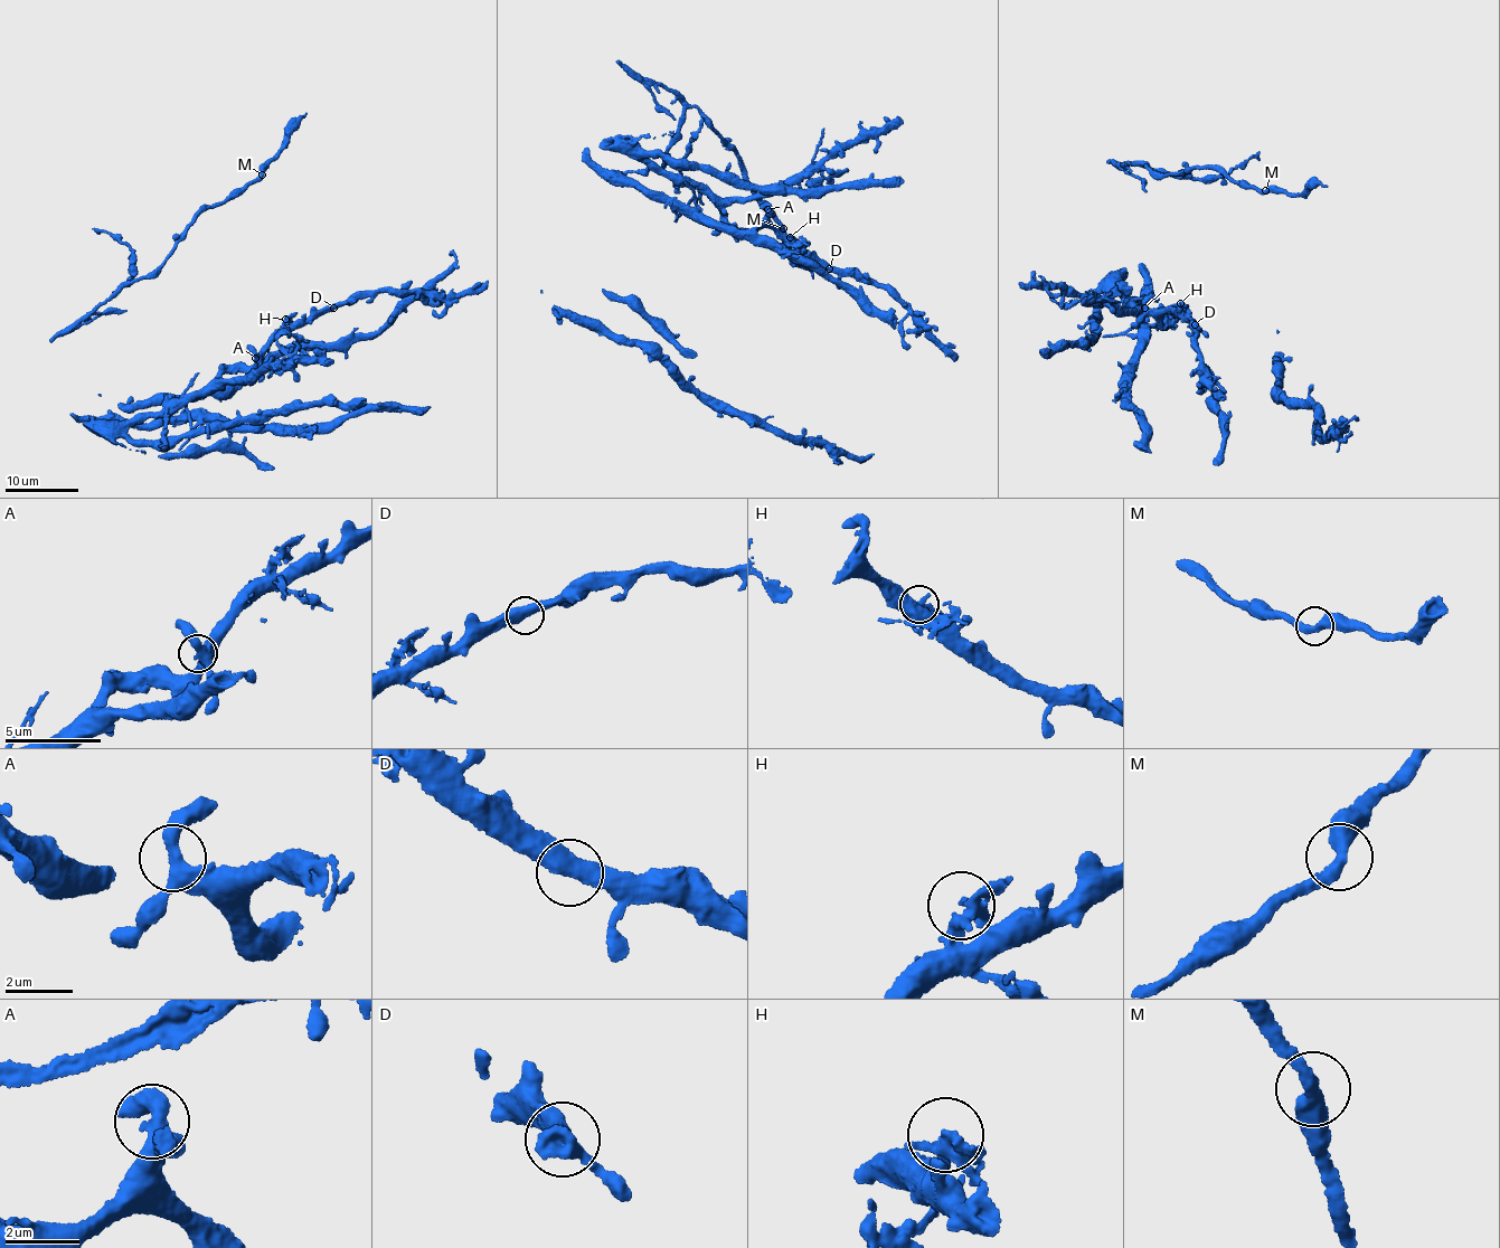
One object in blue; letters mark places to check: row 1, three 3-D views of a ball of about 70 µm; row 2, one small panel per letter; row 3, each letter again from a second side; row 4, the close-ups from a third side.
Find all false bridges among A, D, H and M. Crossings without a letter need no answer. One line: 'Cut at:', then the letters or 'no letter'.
Cut at: no letter

